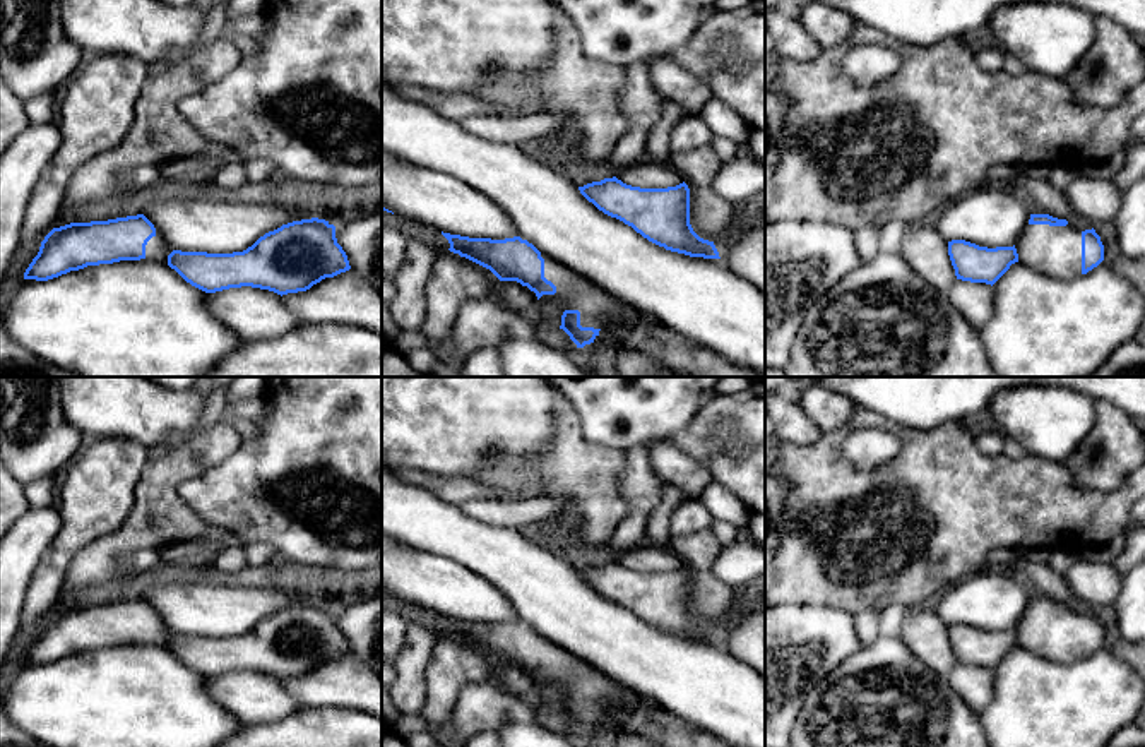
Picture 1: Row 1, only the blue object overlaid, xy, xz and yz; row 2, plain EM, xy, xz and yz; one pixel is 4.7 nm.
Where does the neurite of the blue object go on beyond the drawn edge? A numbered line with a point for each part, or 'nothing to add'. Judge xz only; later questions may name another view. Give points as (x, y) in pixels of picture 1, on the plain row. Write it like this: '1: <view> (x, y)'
1: xz (598, 693)

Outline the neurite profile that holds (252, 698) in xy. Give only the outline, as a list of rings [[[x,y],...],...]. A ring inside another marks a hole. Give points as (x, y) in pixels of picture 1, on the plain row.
[[[229,672],[205,677],[211,697],[243,726],[277,723],[303,708],[281,678],[252,672]]]

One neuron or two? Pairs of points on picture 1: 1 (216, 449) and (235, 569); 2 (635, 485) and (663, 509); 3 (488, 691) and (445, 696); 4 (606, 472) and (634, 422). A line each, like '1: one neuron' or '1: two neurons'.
1: two neurons
2: two neurons
3: two neurons
4: two neurons

